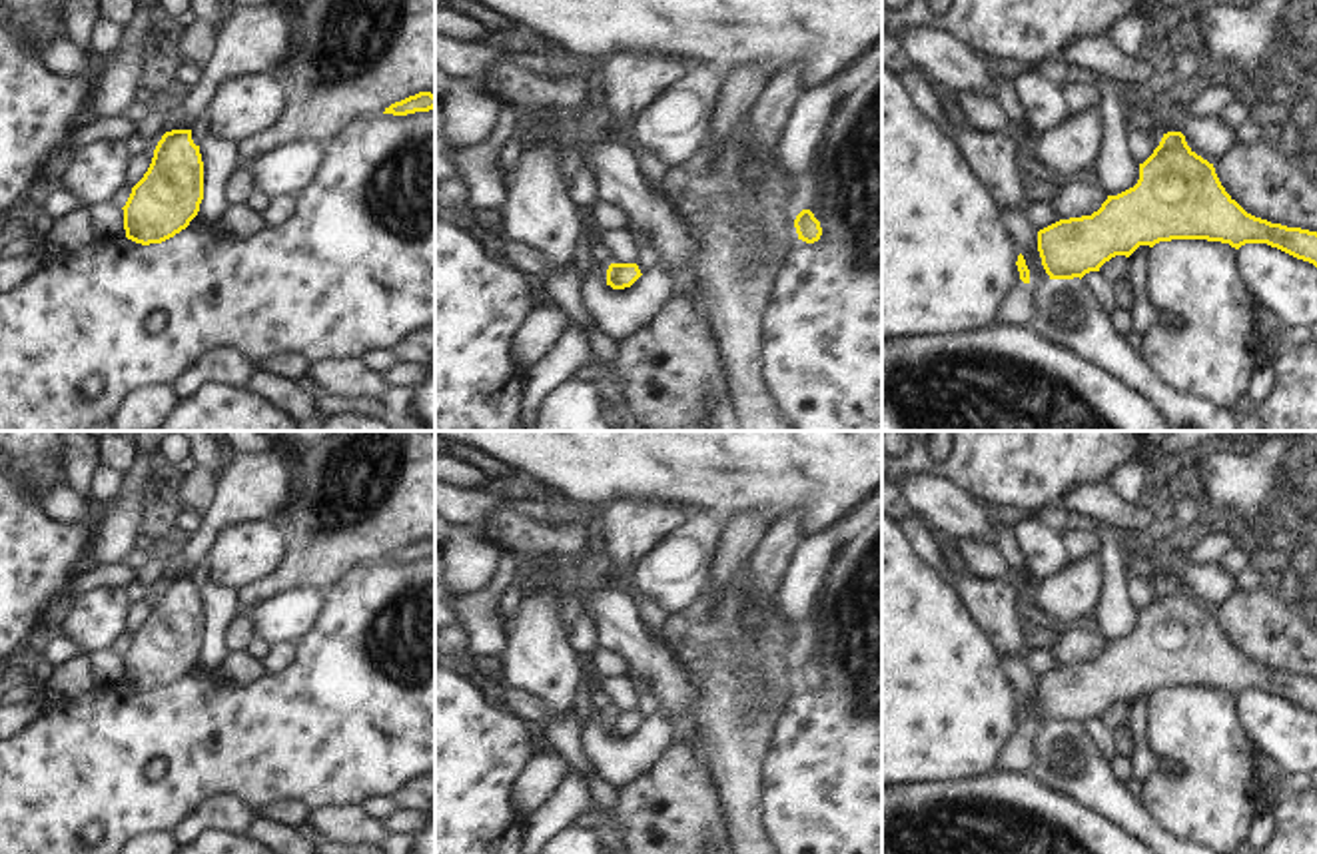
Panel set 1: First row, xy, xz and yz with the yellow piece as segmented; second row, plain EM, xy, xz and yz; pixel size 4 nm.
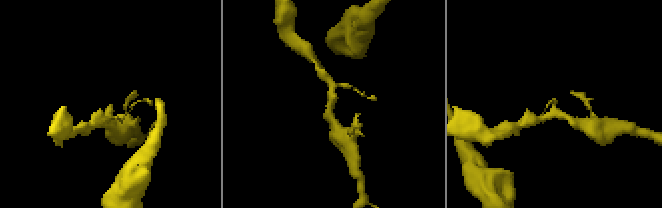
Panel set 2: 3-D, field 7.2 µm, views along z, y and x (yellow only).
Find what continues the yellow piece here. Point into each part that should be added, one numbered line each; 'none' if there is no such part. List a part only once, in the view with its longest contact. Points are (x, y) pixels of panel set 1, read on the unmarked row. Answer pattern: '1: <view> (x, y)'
none

